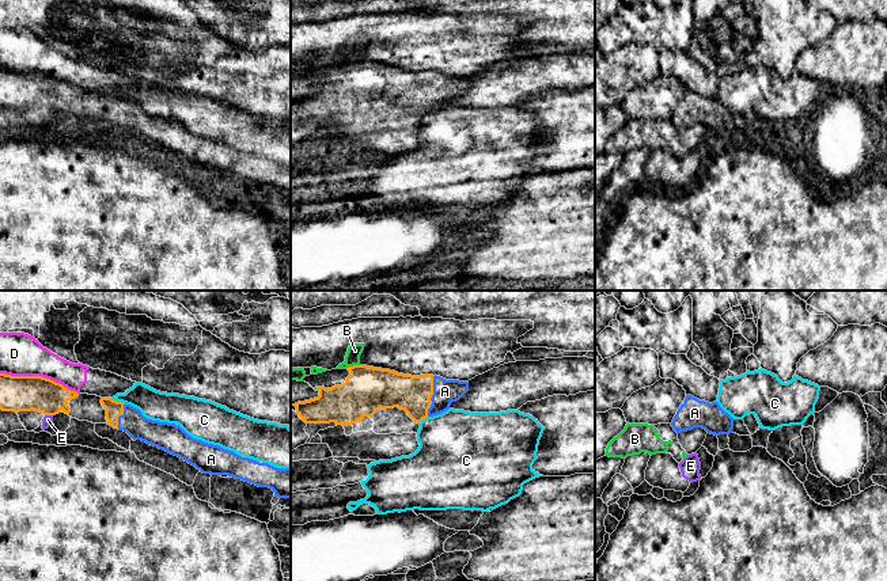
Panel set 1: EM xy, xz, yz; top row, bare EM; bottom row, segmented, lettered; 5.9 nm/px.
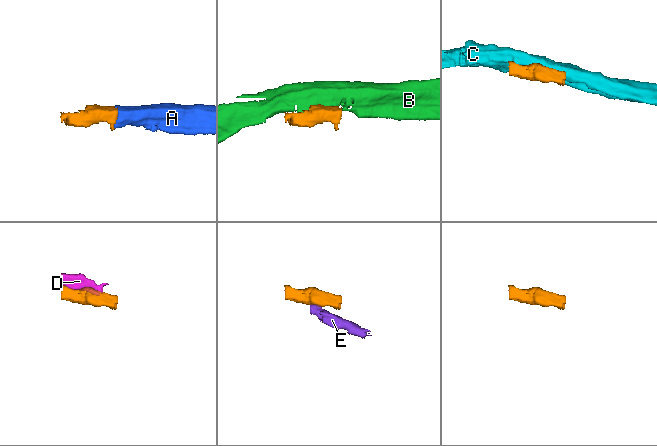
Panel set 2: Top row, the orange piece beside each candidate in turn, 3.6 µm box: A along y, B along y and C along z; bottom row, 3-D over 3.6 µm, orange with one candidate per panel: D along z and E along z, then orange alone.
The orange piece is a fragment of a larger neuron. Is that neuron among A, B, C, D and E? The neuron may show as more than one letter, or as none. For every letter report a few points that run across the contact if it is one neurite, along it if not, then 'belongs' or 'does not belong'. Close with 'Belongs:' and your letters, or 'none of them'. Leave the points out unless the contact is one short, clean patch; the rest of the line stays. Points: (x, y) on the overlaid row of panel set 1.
A: line xz (390, 388), (431, 397), (444, 391); belongs
B: does not belong
C: does not belong
D: does not belong
E: line xy (45, 414), (52, 416); does not belong
Belongs: A

